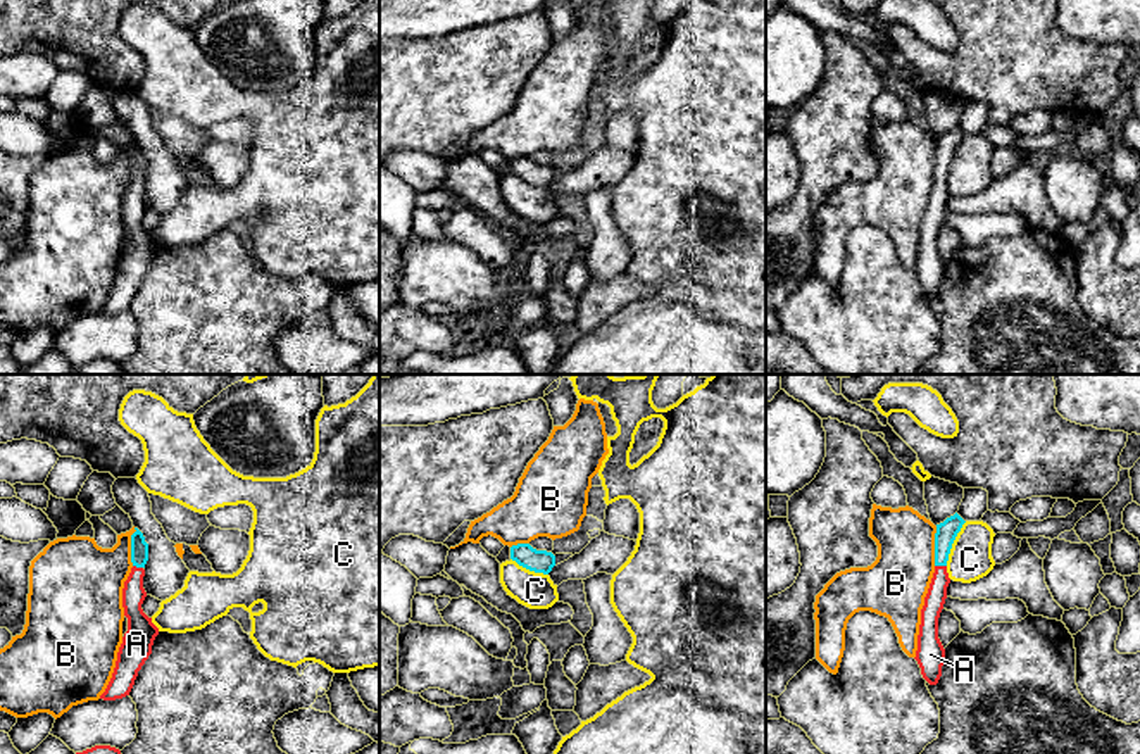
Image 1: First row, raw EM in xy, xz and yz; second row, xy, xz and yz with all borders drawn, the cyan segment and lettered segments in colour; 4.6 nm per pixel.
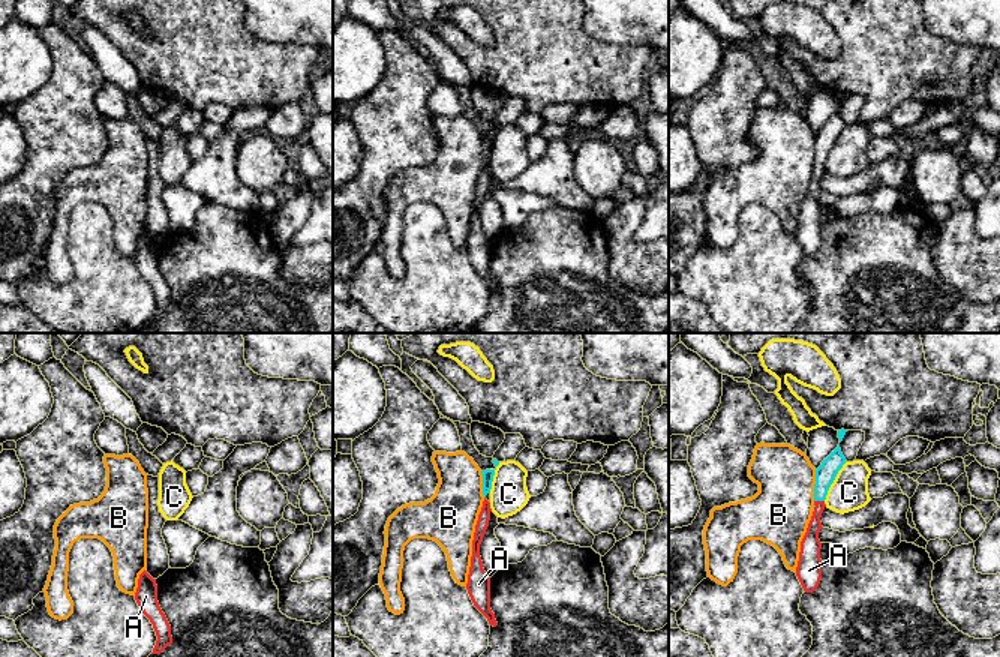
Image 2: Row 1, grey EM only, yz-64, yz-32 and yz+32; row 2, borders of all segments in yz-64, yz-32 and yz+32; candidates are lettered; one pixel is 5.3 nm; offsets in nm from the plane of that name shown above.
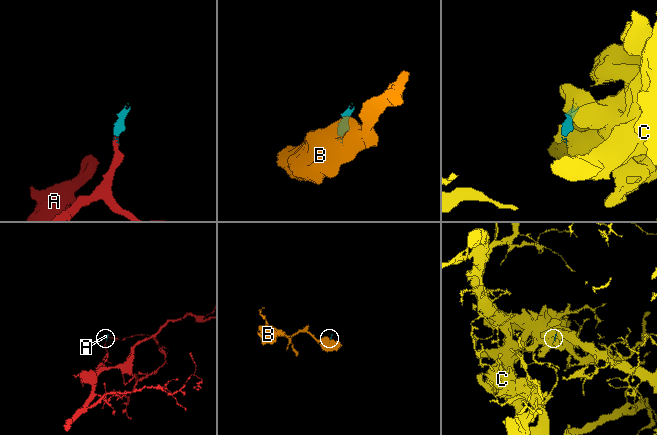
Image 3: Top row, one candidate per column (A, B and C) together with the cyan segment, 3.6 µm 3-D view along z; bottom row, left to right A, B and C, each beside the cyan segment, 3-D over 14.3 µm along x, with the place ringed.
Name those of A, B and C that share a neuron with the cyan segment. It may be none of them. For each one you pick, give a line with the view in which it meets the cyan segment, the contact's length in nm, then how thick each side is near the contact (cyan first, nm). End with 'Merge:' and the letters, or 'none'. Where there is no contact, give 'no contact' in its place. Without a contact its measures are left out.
A: meets cyan in yz; contact 60 nm long; 100 nm thick on the cyan side, 100 nm on the other
Merge: A

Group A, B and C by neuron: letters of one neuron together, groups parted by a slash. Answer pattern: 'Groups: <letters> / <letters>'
Groups: A / B / C

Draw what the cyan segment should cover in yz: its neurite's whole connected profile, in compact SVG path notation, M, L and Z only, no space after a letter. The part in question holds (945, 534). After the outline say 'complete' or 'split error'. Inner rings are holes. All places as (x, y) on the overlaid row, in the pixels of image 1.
M955 512L943 523L936 525L935 533L935 573L921 609L921 625L918 635L916 661L923 678L930 685L936 685L942 676L945 649L938 638L938 618L947 599L950 583L947 561L952 544L966 521Z; split error

